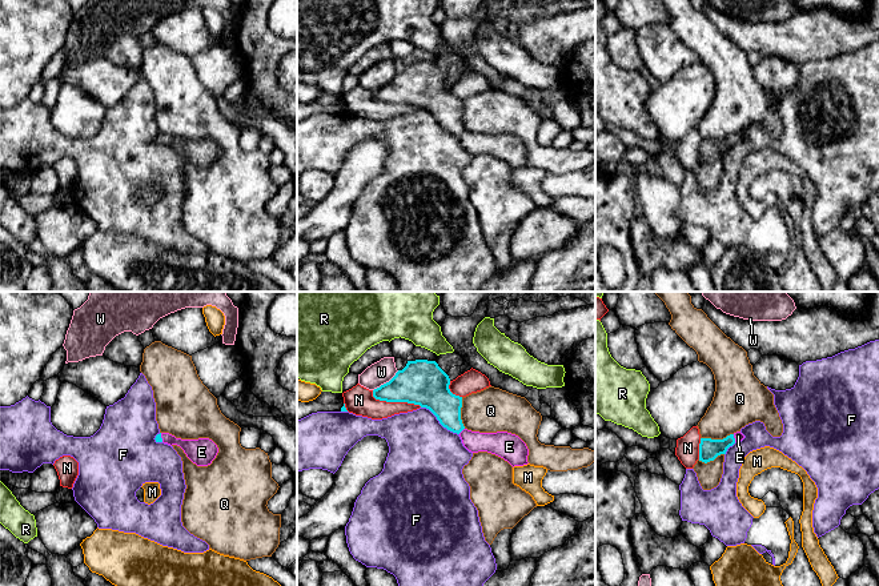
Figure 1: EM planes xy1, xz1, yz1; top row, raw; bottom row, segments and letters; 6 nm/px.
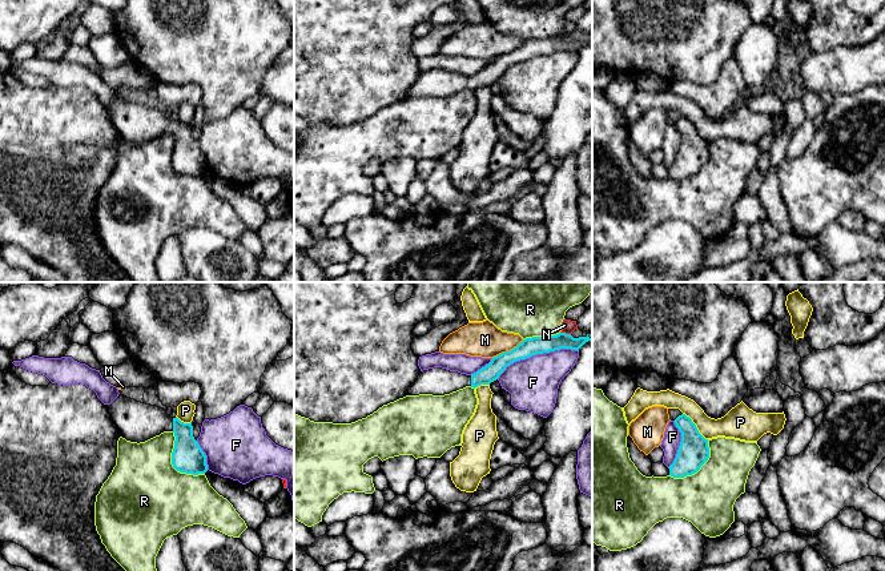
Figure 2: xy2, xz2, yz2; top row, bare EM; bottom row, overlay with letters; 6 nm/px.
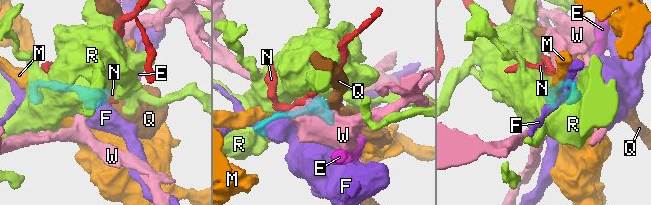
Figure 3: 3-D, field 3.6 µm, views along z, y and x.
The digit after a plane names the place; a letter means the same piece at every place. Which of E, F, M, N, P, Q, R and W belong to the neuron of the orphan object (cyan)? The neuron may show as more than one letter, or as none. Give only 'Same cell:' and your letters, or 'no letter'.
Same cell: E

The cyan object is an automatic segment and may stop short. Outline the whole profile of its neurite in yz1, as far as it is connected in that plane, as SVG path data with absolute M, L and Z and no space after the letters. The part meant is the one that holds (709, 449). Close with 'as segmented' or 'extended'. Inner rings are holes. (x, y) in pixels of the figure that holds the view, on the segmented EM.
M740 432L730 434L723 440L701 438L699 461L705 463L714 461L718 455L726 454L730 446L743 438L744 436Z; extended

